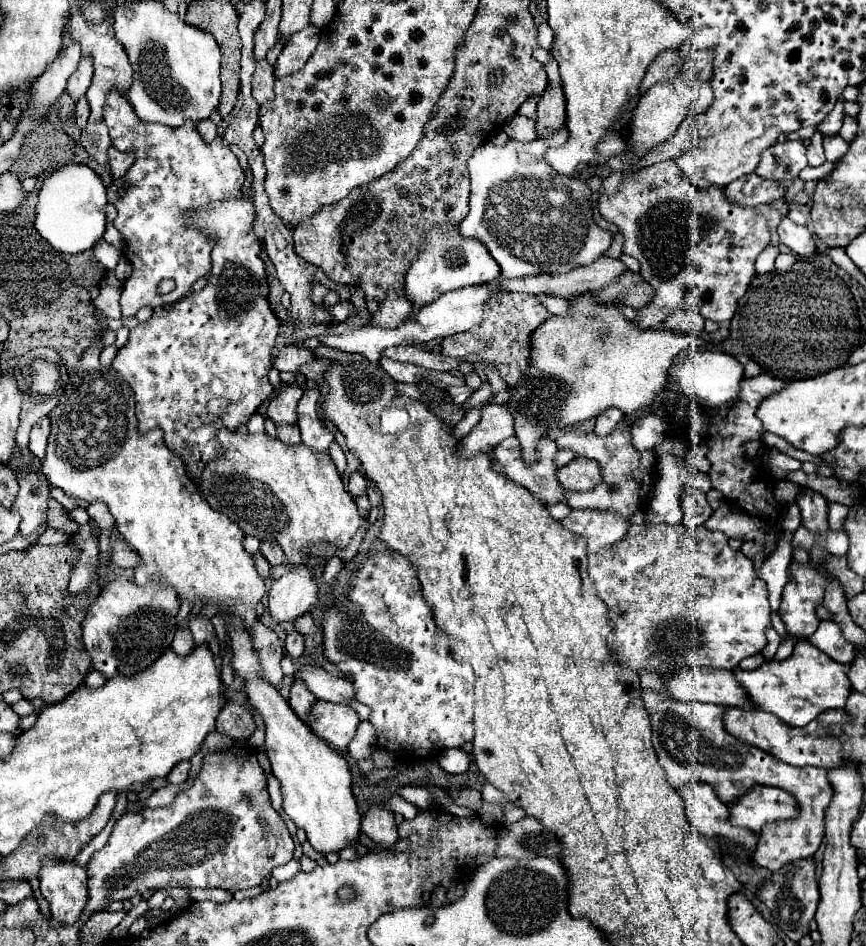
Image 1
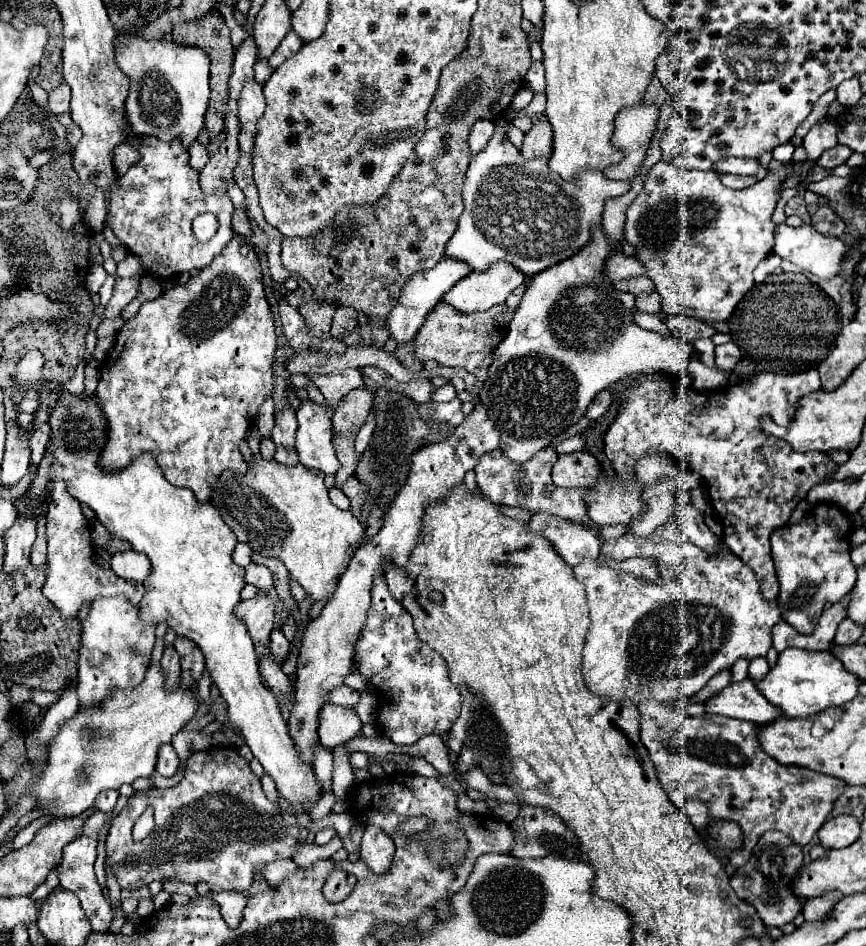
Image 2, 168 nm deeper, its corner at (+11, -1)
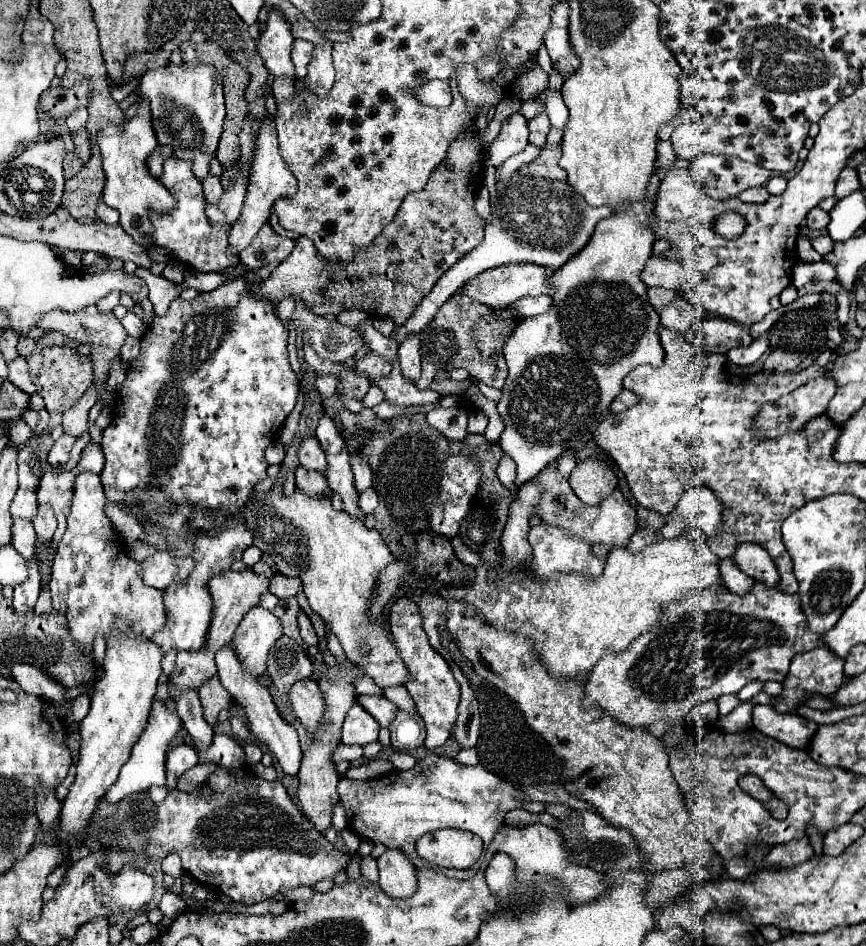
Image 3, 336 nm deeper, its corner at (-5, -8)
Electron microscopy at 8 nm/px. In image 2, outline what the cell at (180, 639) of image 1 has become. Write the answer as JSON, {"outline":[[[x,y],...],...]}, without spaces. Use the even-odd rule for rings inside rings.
{"outline":[[[166,648],[166,650],[164,650],[164,656],[162,656],[162,660],[160,660],[160,666],[162,666],[164,676],[166,676],[164,686],[170,688],[170,690],[176,688],[176,682],[178,682],[178,678],[180,678],[180,656],[176,654],[174,648]]]}

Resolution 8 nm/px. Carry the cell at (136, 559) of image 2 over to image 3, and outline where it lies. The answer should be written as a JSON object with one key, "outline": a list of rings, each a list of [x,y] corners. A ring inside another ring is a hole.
{"outline":[[[158,551],[140,563],[140,577],[154,589],[164,589],[172,581],[184,581],[190,571],[190,559],[174,559],[168,551]]]}

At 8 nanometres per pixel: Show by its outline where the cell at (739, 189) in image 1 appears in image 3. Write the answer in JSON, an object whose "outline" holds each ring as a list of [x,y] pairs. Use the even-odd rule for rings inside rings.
{"outline":[[[752,187],[752,189],[746,189],[738,195],[742,201],[750,201],[750,203],[764,203],[770,193],[764,189],[764,187]]]}

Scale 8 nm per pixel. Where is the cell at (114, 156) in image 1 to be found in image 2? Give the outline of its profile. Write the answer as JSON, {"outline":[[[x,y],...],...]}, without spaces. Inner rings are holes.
{"outline":[[[124,142],[124,144],[116,146],[116,150],[114,150],[114,168],[116,168],[118,176],[126,174],[126,170],[130,166],[134,166],[136,160],[140,160],[140,154],[138,154],[138,148],[134,144]]]}

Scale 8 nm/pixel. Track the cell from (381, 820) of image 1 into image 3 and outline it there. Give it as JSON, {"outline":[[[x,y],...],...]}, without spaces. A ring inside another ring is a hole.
{"outline":[[[386,849],[378,857],[380,887],[394,899],[404,899],[416,893],[416,869],[400,849]]]}

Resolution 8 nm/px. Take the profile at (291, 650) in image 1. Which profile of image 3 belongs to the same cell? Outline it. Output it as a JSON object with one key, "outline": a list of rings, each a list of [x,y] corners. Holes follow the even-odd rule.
{"outline":[[[284,635],[270,653],[266,675],[282,695],[288,695],[292,683],[312,675],[312,661],[294,639]]]}

